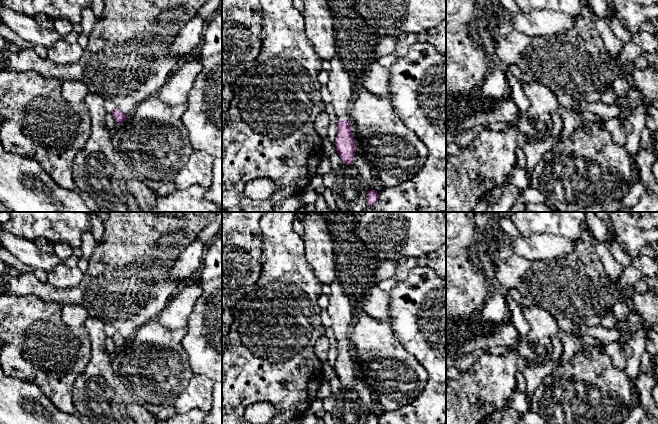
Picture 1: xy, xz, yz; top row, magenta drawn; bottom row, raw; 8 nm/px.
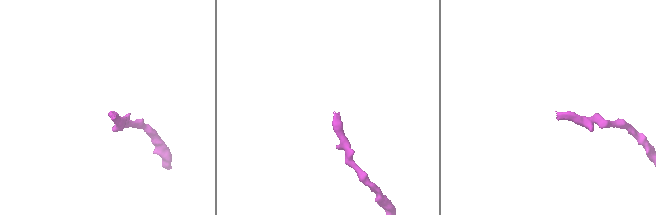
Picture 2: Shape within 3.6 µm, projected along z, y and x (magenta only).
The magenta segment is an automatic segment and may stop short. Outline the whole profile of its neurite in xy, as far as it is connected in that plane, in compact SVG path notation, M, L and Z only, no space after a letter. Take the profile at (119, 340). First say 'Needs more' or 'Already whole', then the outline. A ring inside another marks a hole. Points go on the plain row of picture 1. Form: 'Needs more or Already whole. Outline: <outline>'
Already whole. Outline: M117 332L112 336L112 339L118 349L121 348L122 346L124 346L128 341L126 338L124 338L122 335L120 335Z

